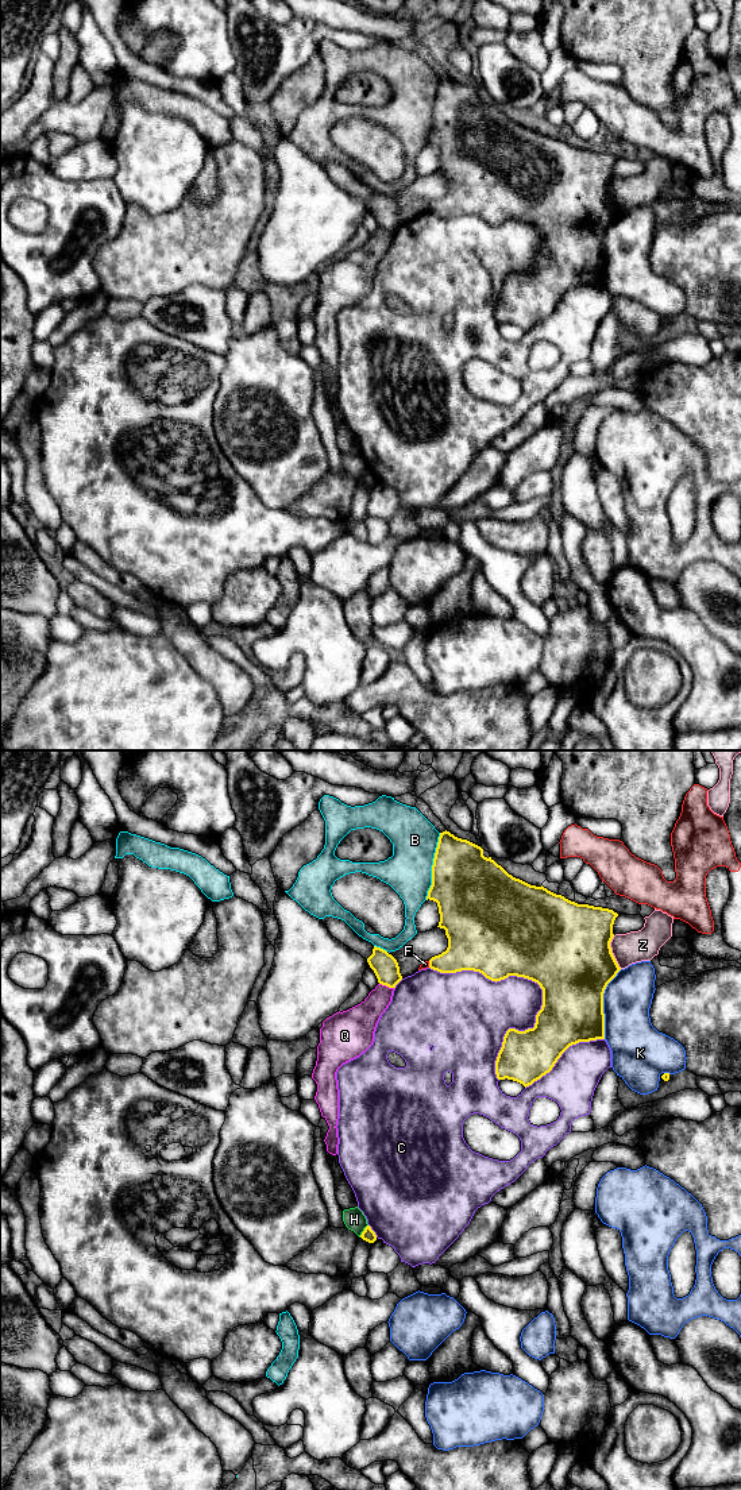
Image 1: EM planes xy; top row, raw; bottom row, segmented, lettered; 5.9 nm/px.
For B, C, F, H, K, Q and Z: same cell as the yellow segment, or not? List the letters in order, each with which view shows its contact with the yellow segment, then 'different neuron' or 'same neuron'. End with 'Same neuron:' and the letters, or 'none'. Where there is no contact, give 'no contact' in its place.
B: xy | different neuron
C: xy | different neuron
F: xy | different neuron
H: xy | different neuron
K: xy | different neuron
Q: xy | different neuron
Z: xy | different neuron
Same neuron: none

